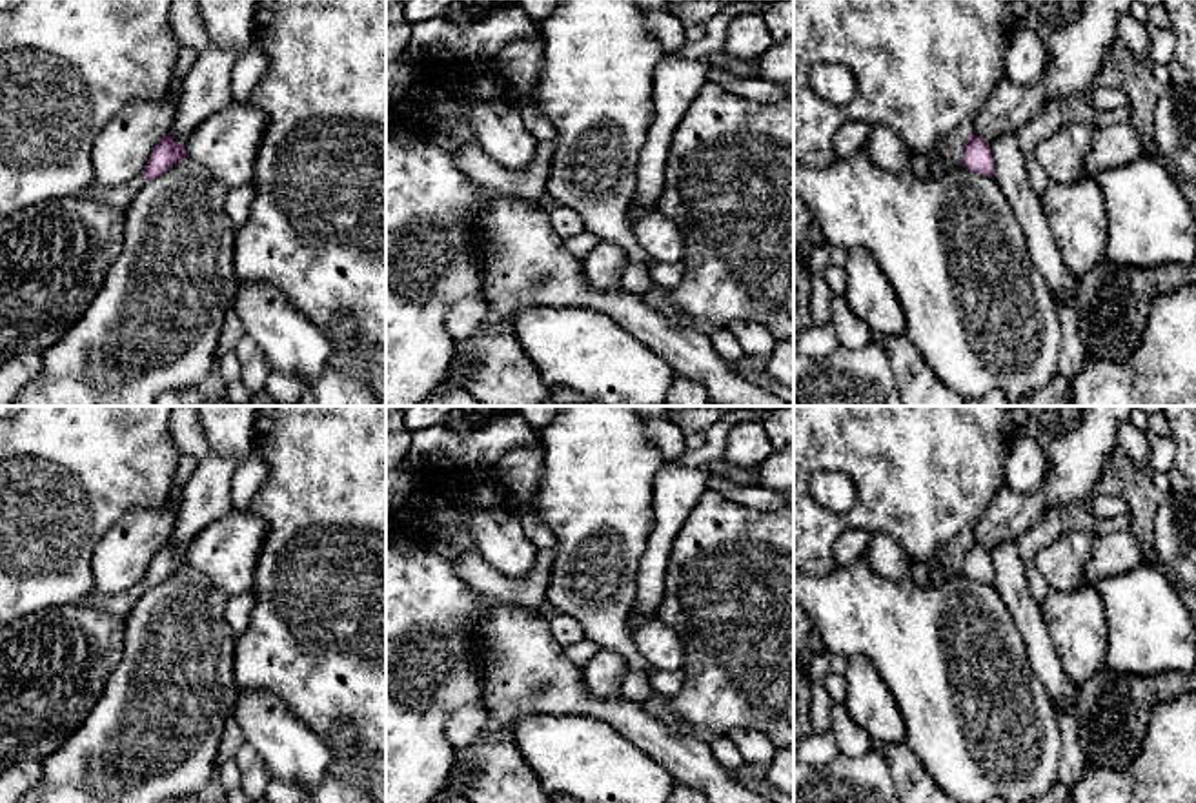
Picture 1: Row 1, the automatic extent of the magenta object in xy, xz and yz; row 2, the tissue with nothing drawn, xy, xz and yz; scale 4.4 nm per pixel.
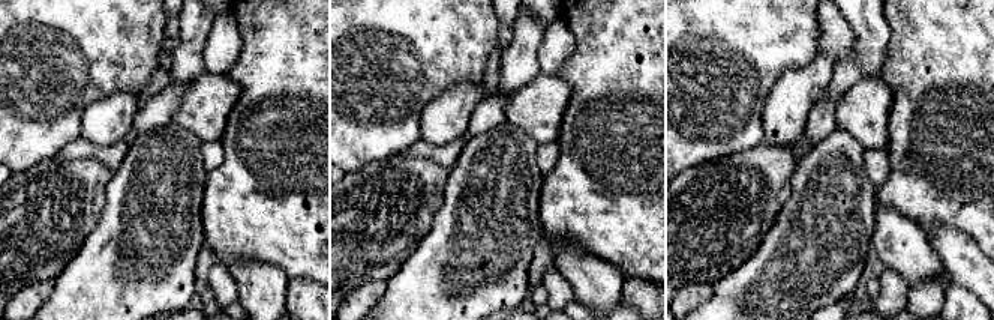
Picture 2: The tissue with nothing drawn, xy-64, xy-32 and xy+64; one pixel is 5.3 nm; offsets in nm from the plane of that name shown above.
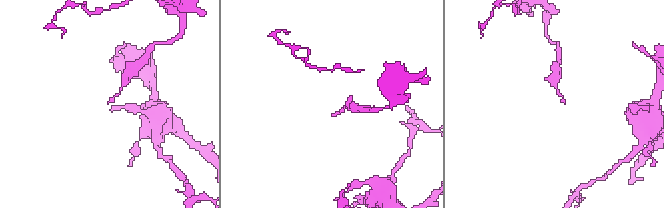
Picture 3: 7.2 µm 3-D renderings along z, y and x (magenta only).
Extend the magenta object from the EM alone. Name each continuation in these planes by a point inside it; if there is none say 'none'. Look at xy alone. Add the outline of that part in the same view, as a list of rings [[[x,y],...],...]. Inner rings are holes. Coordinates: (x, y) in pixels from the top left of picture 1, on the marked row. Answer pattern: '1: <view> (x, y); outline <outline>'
1: xy (121, 197); outline [[[138,175],[131,178],[129,182],[117,188],[106,188],[93,182],[86,189],[82,189],[80,195],[98,198],[109,206],[127,211],[129,204],[138,195],[138,191],[146,186],[146,182],[147,178],[144,175]]]

